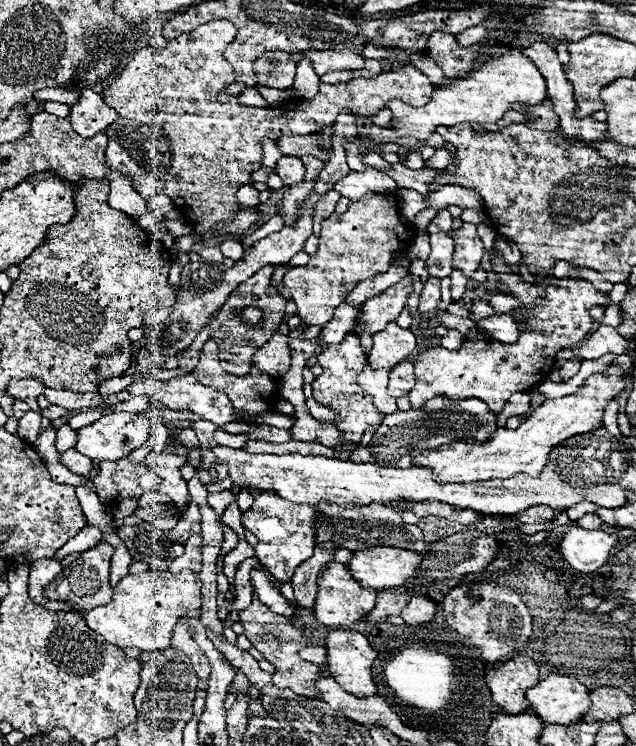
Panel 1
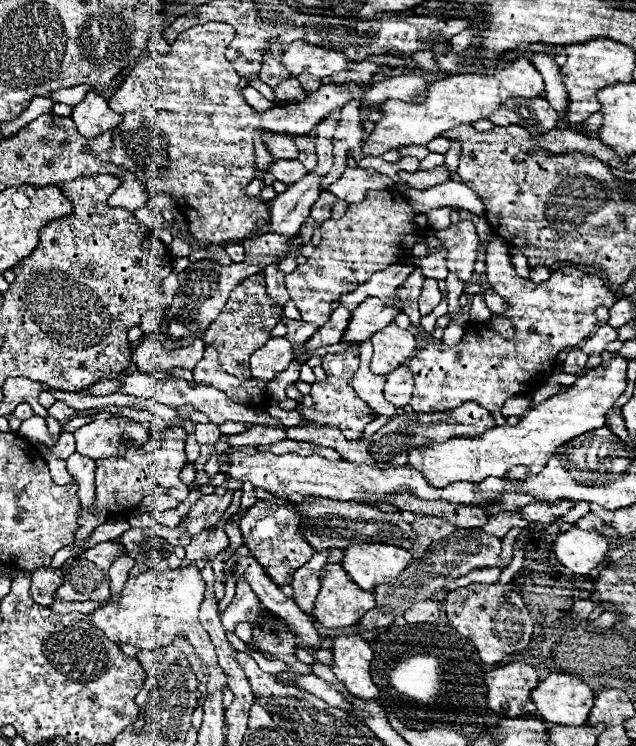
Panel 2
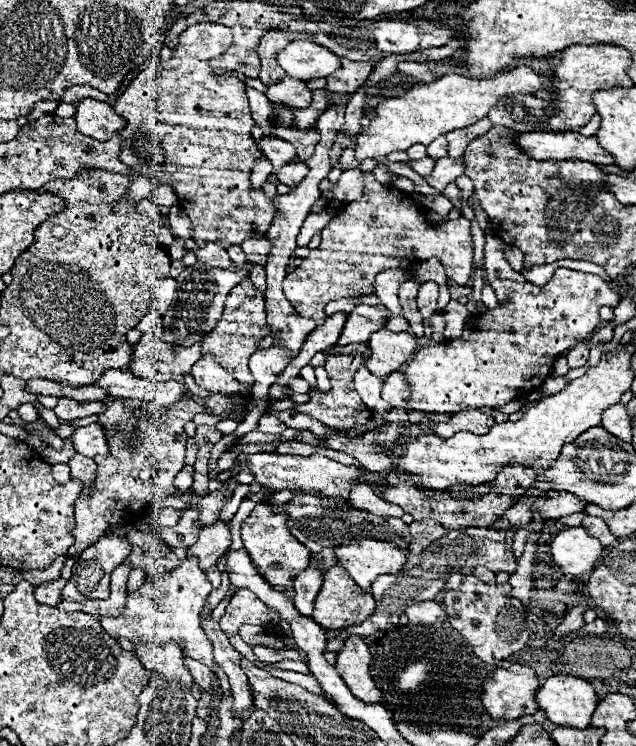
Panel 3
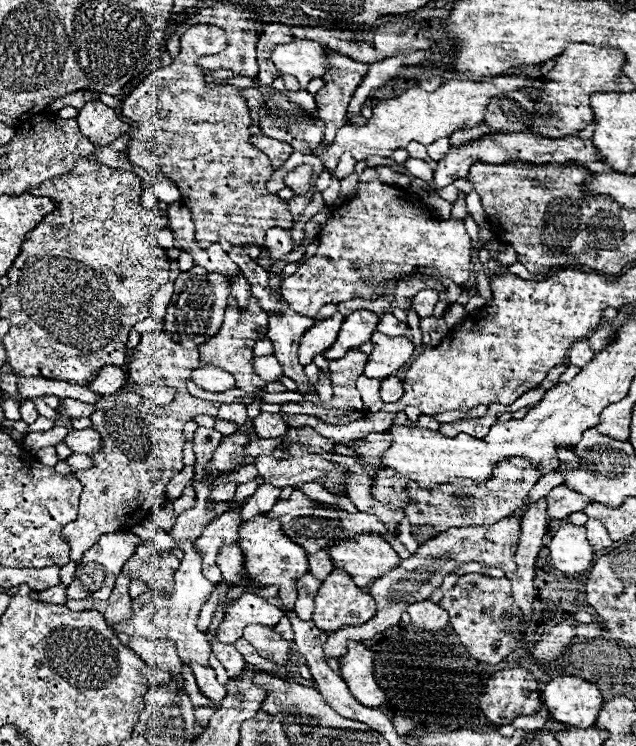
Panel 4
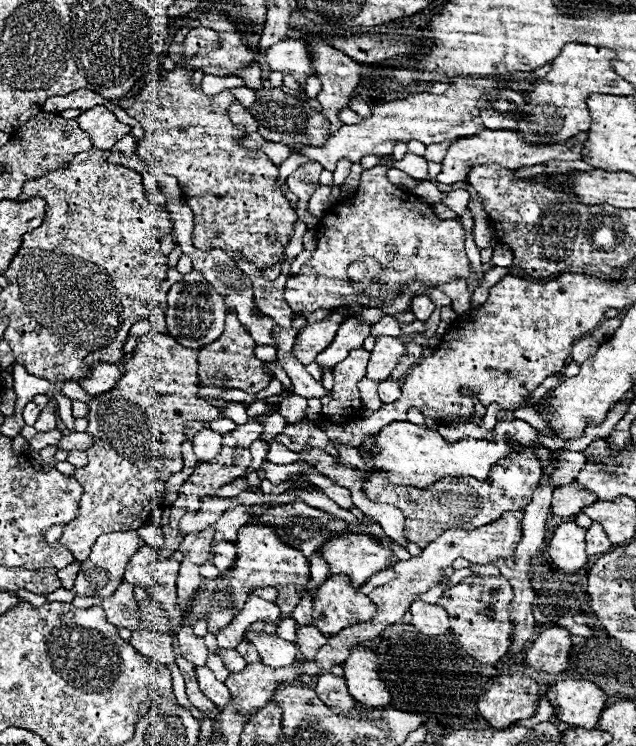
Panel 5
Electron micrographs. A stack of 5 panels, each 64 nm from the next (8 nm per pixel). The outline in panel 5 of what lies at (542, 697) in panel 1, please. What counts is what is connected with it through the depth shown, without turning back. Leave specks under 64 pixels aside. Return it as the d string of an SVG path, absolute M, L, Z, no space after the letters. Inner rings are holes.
M588 680L556 682L548 688L544 698L554 706L554 714L560 722L584 730L596 728L606 708L606 694Z

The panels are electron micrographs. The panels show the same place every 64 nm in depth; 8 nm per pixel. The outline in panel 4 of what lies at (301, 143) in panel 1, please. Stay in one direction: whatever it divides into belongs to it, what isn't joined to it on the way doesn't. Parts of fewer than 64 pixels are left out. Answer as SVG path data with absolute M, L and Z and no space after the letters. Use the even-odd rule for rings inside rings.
M262 134L260 136L252 136L250 142L256 148L260 148L270 158L270 164L274 168L280 168L288 160L288 156L294 152L294 148L290 144L280 142L280 140L274 140L274 138L268 138L268 136L262 136Z

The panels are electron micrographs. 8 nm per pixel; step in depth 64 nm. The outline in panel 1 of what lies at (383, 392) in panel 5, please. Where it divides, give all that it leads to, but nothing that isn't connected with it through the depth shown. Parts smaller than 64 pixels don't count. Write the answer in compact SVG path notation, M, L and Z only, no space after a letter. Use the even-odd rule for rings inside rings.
M404 360L402 364L398 364L392 372L390 372L390 382L388 382L388 392L394 398L400 398L404 394L400 392L408 392L414 388L414 364Z

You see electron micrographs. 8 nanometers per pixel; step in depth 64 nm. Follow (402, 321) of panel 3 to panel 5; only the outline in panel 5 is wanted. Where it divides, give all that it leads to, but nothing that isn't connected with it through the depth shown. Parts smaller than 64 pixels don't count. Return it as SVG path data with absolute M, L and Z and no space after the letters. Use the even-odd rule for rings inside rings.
M384 316L380 322L376 322L372 326L372 336L378 336L378 334L386 334L386 336L402 336L402 330L400 330L400 324L392 318L392 316Z

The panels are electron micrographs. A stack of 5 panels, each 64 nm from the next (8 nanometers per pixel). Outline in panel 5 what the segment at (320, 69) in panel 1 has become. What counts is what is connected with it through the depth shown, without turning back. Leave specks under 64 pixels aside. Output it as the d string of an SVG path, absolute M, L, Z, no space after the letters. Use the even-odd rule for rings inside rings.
M282 40L266 50L266 62L274 72L292 74L298 78L302 90L310 76L316 76L310 60L310 50L304 40Z

